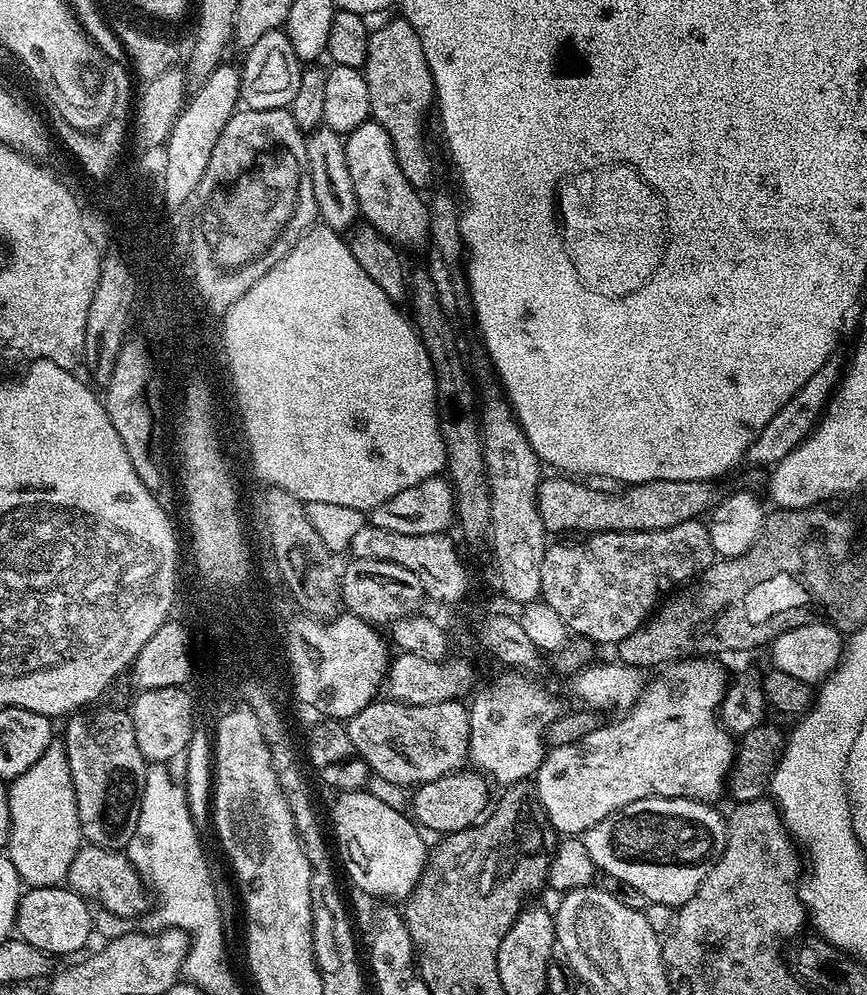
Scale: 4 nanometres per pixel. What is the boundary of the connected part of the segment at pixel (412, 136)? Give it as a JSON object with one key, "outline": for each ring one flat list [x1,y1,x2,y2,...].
{"outline":[[407,18,399,19,382,25,369,35,368,57,362,71,370,90,371,119,390,134,402,174,406,174,418,190,424,190,432,180,432,156,424,141,424,119,428,116,428,107,433,107,436,87,414,26]]}

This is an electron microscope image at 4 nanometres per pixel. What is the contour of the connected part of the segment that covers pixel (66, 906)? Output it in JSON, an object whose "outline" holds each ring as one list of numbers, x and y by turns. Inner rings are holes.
{"outline":[[67,886,28,888,20,897,14,932,19,939,53,958,75,957,85,951,83,948,87,946,88,939,93,939,94,912,89,901]]}

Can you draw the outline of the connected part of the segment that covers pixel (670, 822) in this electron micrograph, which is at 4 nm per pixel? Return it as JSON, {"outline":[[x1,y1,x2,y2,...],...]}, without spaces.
{"outline":[[651,796,650,798,642,798,638,802,630,802,630,806,622,806,616,812,612,812,606,818,602,818,602,822,598,822,588,832,583,833,582,839,586,850,590,850,590,858,596,863,597,869,601,873,604,872,608,876,613,876,616,882,634,886,639,893,644,894,649,905,665,904,671,910,679,909,681,904,690,902,690,898,694,898,694,894,698,890,698,886,706,878,706,874,710,874,710,870,718,862,718,858,722,854,722,850,726,846,726,838,728,837,727,819,713,806,711,803,702,800,687,800,686,798,674,798,673,796]]}

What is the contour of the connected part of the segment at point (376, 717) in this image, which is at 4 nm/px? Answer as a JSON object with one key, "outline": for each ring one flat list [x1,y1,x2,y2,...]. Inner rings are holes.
{"outline":[[377,698,346,722,354,750,388,784,412,784,419,786,434,778,442,778,451,772,461,771,469,763,470,718,467,707,459,699,436,702,433,705,404,704,391,698],[400,756,408,764,400,764]]}

